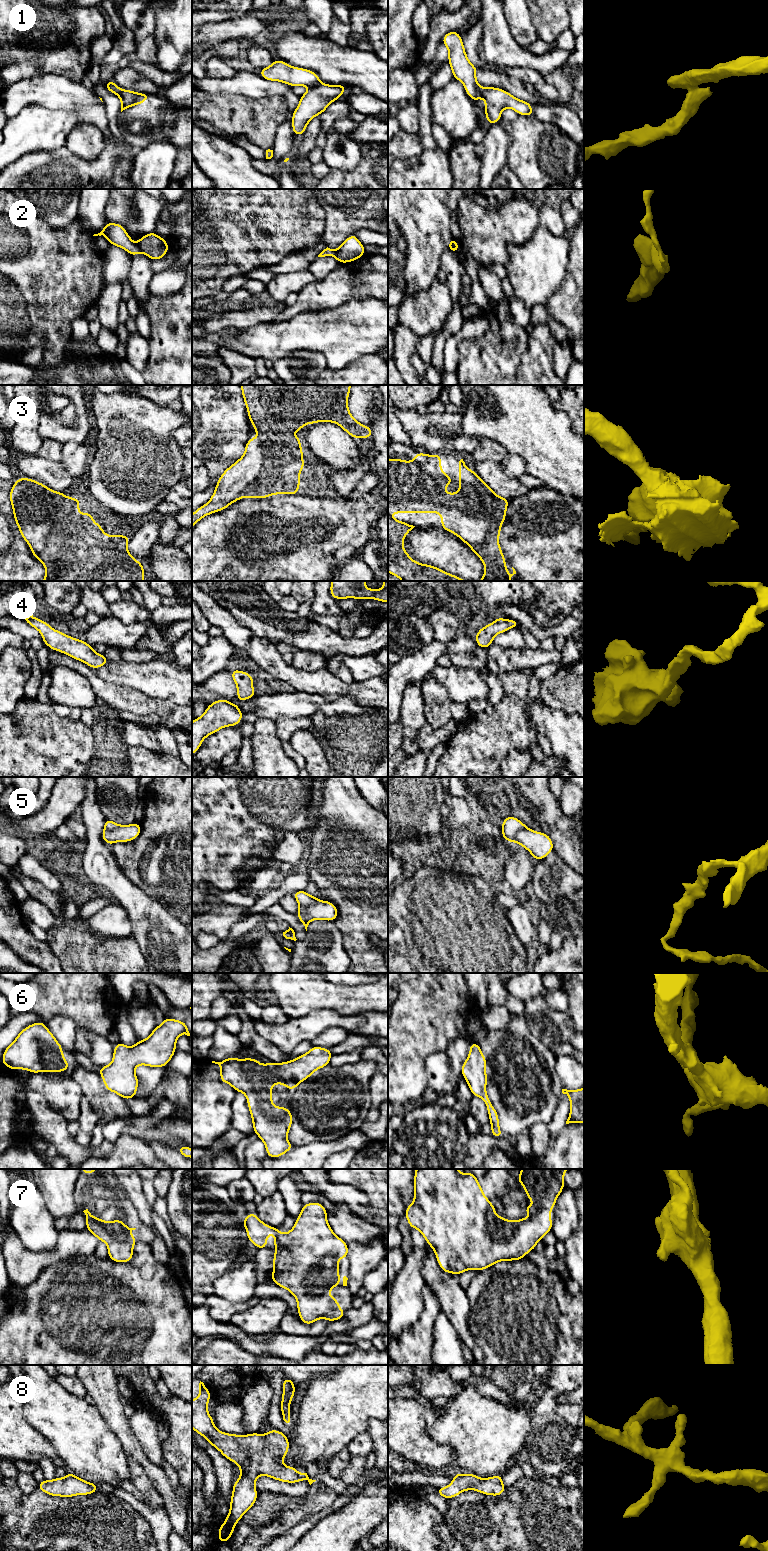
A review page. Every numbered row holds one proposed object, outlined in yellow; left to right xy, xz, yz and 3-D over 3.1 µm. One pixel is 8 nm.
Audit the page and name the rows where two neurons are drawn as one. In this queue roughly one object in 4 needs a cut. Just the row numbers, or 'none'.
1, 2, 5

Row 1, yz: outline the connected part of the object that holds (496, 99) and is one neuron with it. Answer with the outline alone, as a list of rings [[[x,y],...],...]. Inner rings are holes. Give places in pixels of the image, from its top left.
[[[483,88],[481,97],[485,100],[485,117],[490,126],[501,120],[505,108],[511,108],[523,116],[534,116],[531,103],[520,100],[503,89]]]

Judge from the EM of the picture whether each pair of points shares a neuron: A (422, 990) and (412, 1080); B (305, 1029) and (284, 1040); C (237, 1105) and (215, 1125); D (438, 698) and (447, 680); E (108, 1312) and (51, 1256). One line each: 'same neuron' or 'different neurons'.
A: same neuron
B: same neuron
C: different neurons
D: different neurons
E: different neurons

